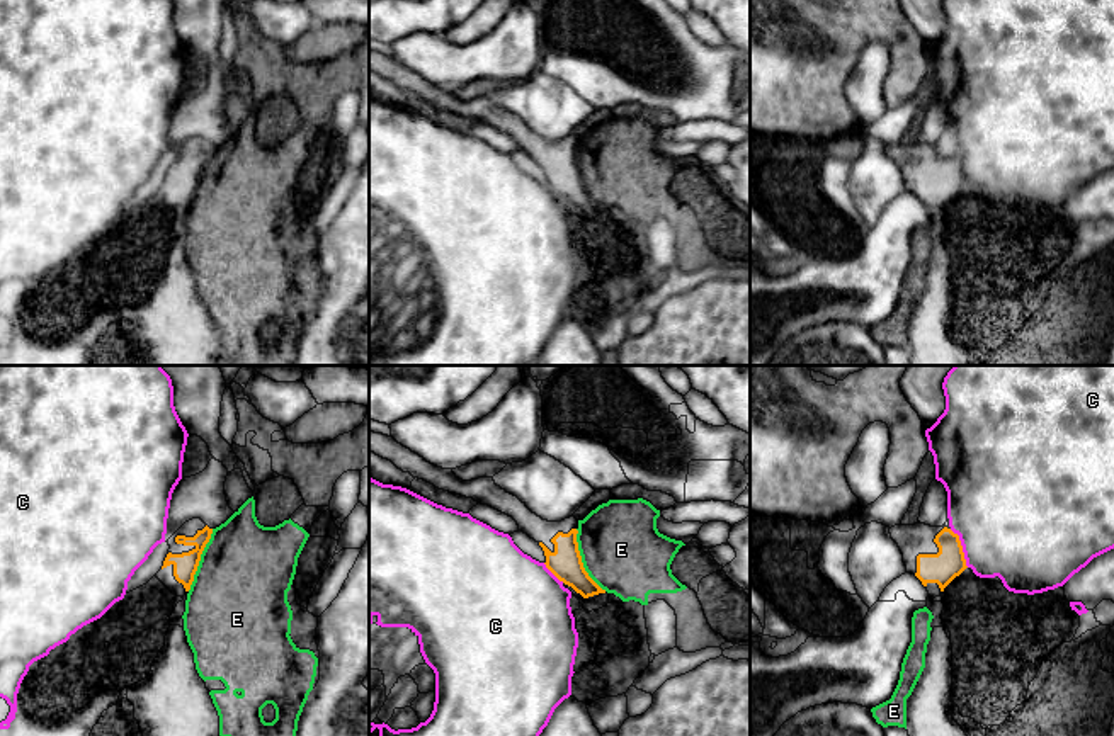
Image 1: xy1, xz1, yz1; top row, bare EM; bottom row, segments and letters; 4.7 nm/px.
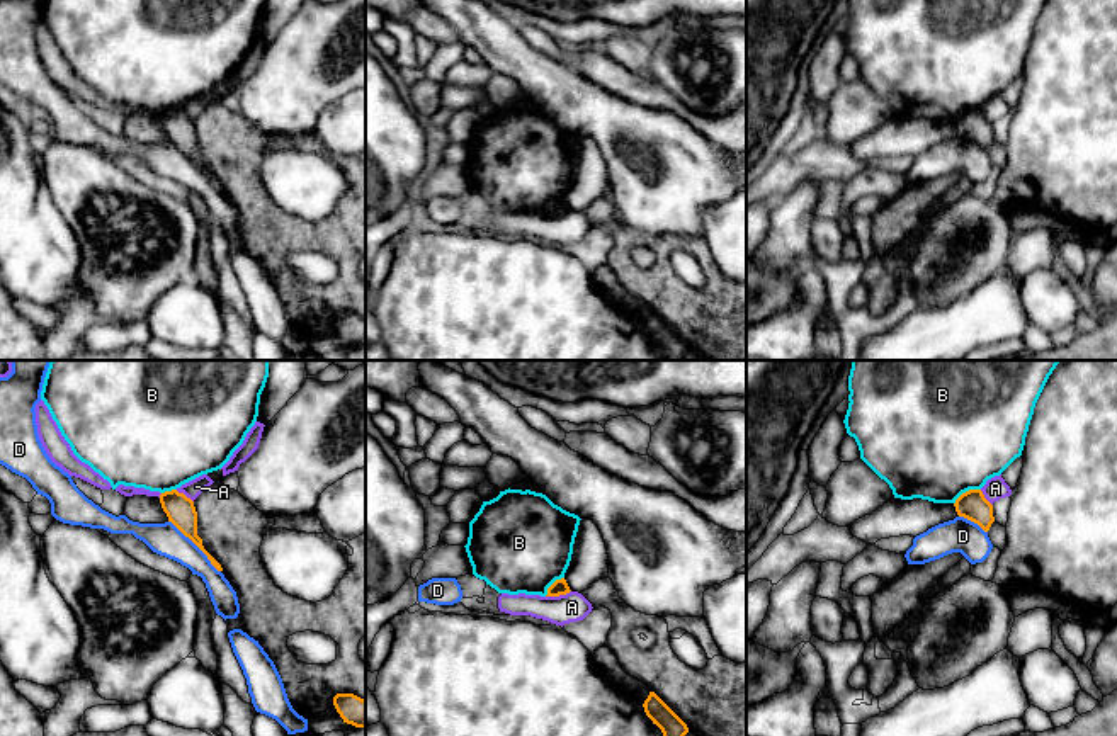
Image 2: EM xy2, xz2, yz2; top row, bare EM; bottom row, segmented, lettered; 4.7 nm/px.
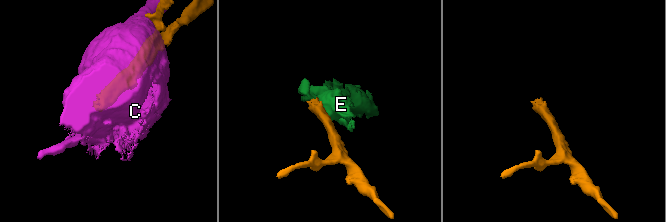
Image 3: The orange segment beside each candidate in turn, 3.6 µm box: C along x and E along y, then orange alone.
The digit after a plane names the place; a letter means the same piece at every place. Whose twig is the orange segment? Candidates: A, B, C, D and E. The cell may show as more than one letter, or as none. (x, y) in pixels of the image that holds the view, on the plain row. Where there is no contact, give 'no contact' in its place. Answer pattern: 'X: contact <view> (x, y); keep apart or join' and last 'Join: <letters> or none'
A: contact xz2 (558, 215); keep apart
B: contact yz2 (966, 111); keep apart
C: contact yz1 (961, 167); keep apart
D: contact xy2 (196, 164); keep apart
E: contact xz1 (580, 181); keep apart
Join: none

